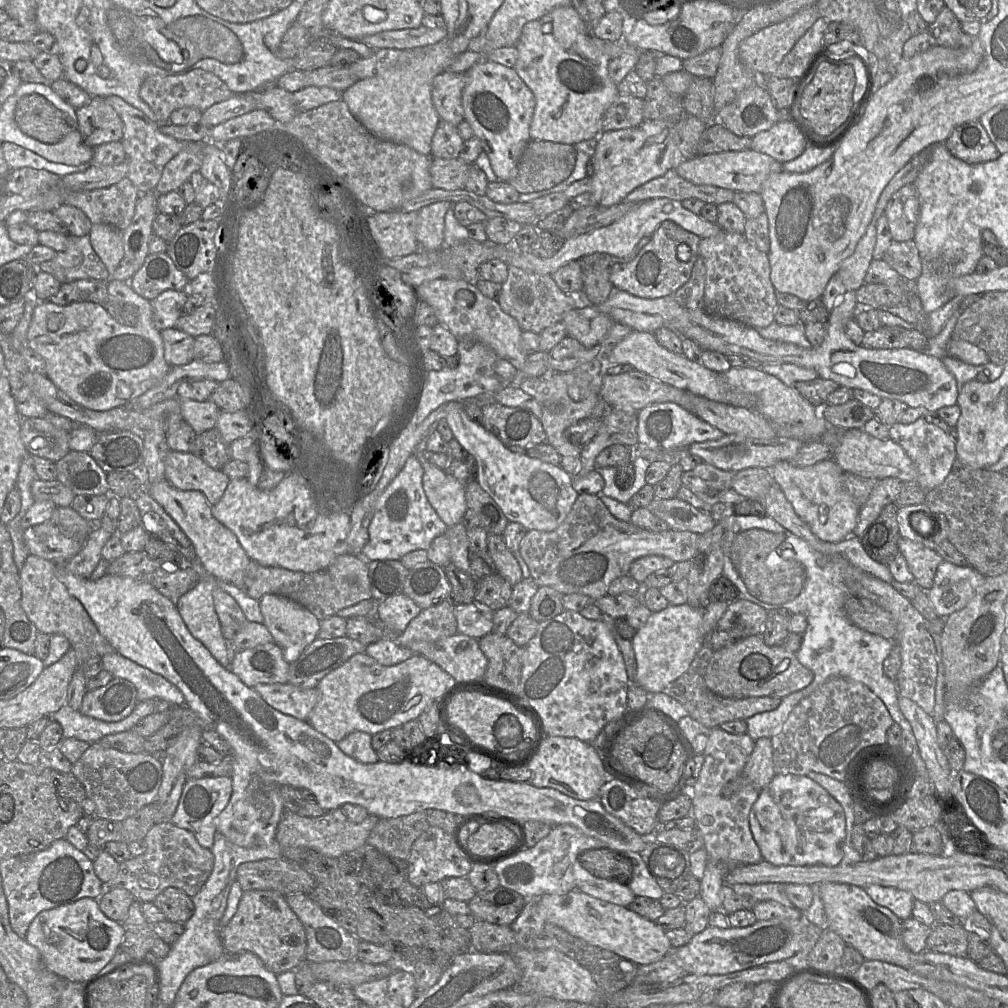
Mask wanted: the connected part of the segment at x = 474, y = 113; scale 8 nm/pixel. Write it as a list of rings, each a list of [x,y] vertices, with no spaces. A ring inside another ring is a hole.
[[[483,59],[464,74],[464,120],[471,126],[474,136],[480,140],[498,180],[508,182],[531,141],[529,130],[535,109],[535,97],[514,68],[493,61]]]

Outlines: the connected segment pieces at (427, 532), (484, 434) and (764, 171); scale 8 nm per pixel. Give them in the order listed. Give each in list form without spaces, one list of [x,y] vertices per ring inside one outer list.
[[[413,454],[380,495],[368,527],[369,541],[360,556],[366,561],[400,560],[409,552],[427,550],[432,541],[444,534],[447,528],[426,497],[423,489],[423,467]]]
[[[462,402],[446,403],[445,421],[454,438],[474,457],[476,481],[499,505],[509,522],[518,522],[528,531],[550,532],[565,520],[579,494],[572,486],[573,477],[561,466],[510,451],[483,425],[468,417]]]
[[[755,150],[727,151],[682,160],[674,168],[678,175],[696,185],[711,185],[734,192],[760,193],[763,182],[772,173],[783,171],[783,164]]]

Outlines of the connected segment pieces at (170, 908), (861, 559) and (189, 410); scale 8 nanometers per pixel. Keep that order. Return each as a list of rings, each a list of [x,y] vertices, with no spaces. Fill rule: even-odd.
[[[168,887],[153,901],[167,920],[185,924],[194,912],[192,897],[181,889]]]
[[[852,534],[835,543],[835,553],[845,557],[853,566],[891,584],[894,578],[889,568],[871,559],[864,550],[860,539]]]
[[[180,399],[179,405],[183,420],[192,427],[196,434],[216,427],[220,409],[212,400]]]

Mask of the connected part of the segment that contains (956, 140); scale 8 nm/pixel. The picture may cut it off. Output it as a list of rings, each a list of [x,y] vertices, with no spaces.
[[[980,120],[955,127],[944,145],[953,156],[971,164],[993,161],[1001,155]]]

